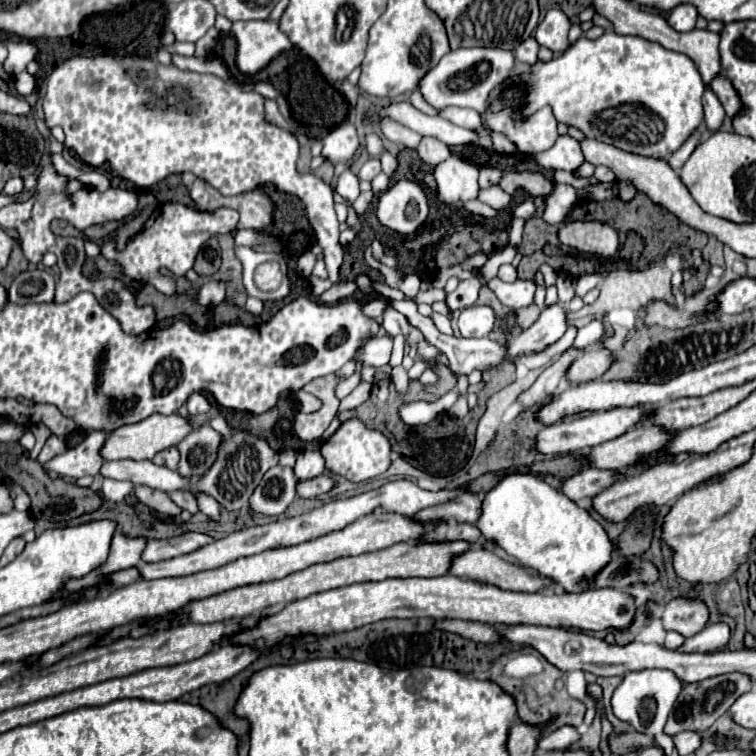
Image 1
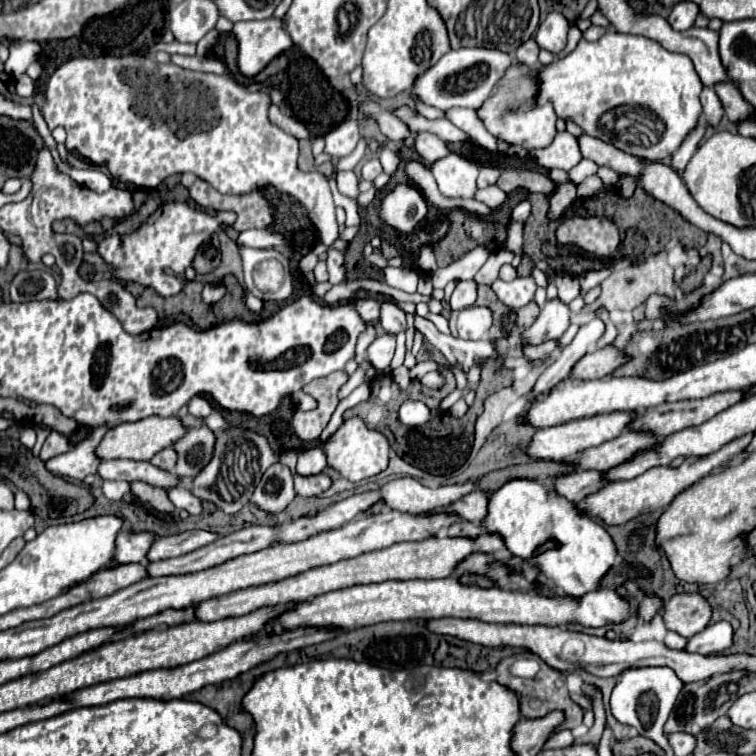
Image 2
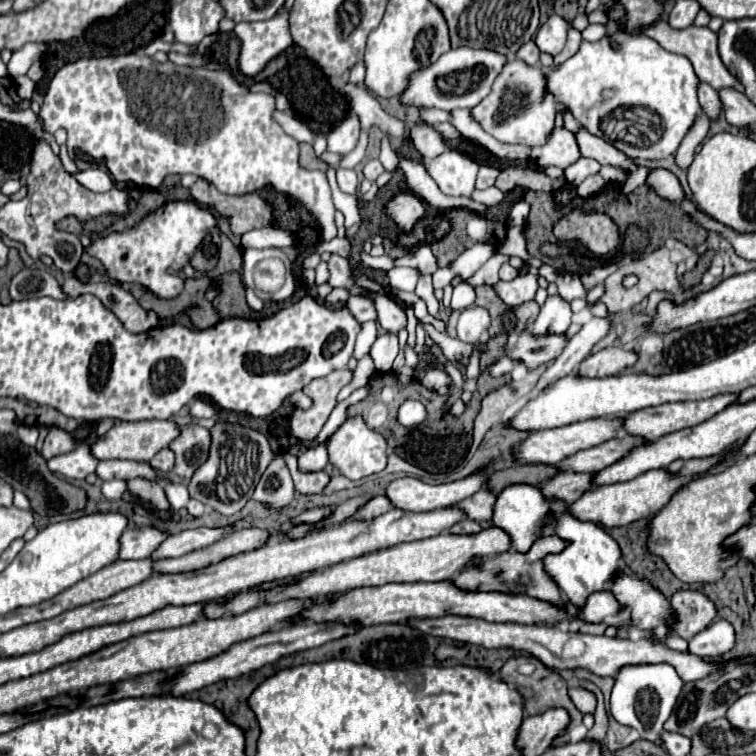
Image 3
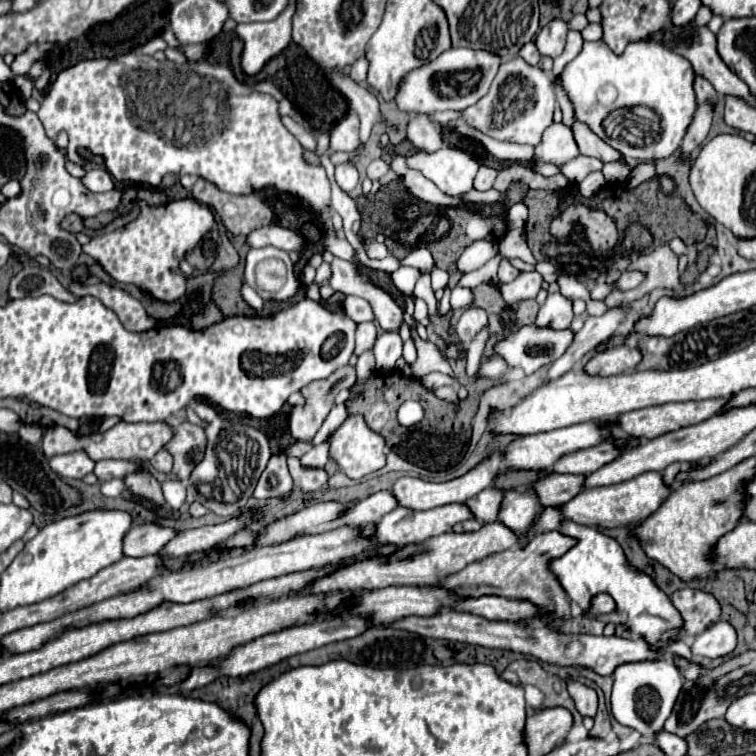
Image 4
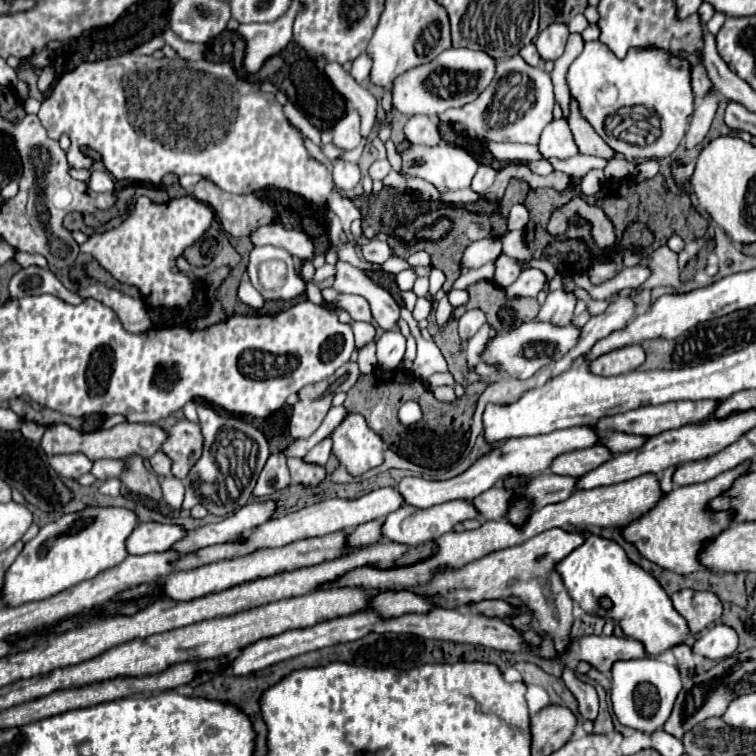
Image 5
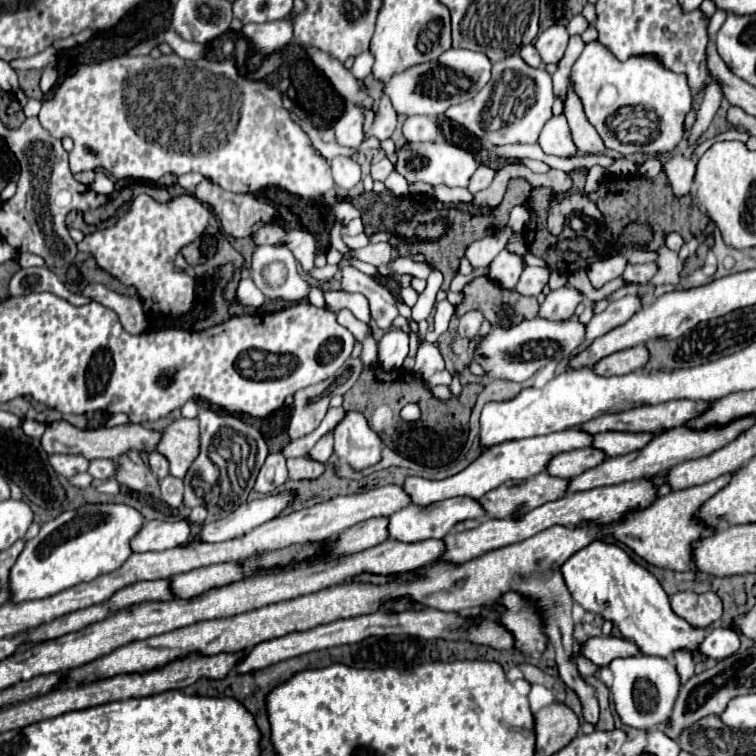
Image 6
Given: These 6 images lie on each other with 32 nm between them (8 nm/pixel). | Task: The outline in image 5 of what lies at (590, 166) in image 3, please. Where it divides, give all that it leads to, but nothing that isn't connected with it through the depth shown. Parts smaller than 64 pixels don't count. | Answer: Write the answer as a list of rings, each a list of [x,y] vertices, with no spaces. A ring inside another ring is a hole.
[[[574,156],[570,160],[554,160],[554,158],[548,158],[548,162],[566,172],[571,178],[580,178],[583,179],[586,174],[592,170],[592,168],[604,168],[608,164],[608,160],[604,158],[598,158],[598,156]]]

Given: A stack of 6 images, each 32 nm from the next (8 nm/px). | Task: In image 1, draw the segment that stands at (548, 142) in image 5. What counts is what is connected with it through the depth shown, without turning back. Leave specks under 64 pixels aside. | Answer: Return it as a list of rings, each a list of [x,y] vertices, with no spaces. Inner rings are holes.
[[[568,134],[558,136],[558,140],[554,142],[552,148],[548,148],[544,152],[538,152],[534,158],[536,158],[536,162],[542,168],[568,170],[568,172],[576,170],[584,162],[584,156],[582,156],[582,150],[580,150],[578,140],[574,140]]]

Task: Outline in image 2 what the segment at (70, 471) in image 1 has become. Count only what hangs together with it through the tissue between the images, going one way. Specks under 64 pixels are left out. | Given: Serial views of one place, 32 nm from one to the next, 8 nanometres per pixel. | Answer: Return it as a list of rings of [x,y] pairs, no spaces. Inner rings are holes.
[[[98,426],[90,434],[90,438],[76,444],[70,452],[54,456],[52,460],[48,460],[46,468],[56,476],[74,478],[74,480],[84,480],[88,474],[96,474],[100,458],[94,454],[94,448],[106,432],[108,432],[108,426]]]

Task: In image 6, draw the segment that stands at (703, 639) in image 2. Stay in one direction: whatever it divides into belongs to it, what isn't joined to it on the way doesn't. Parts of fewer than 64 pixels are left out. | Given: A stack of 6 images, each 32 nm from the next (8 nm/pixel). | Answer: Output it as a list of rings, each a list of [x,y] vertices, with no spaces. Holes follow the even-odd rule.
[[[716,628],[708,632],[700,650],[714,660],[724,660],[740,650],[740,638],[730,628]]]

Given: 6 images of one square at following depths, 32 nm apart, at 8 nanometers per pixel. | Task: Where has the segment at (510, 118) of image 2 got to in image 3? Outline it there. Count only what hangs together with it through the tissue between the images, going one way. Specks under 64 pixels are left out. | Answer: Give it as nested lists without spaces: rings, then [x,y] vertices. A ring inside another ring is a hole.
[[[516,58],[506,62],[500,76],[496,78],[492,92],[476,104],[472,110],[472,118],[496,140],[510,142],[510,144],[524,144],[524,146],[540,146],[546,140],[546,134],[554,126],[556,114],[556,100],[548,92],[548,78],[544,70],[536,66],[524,64],[524,60]]]

